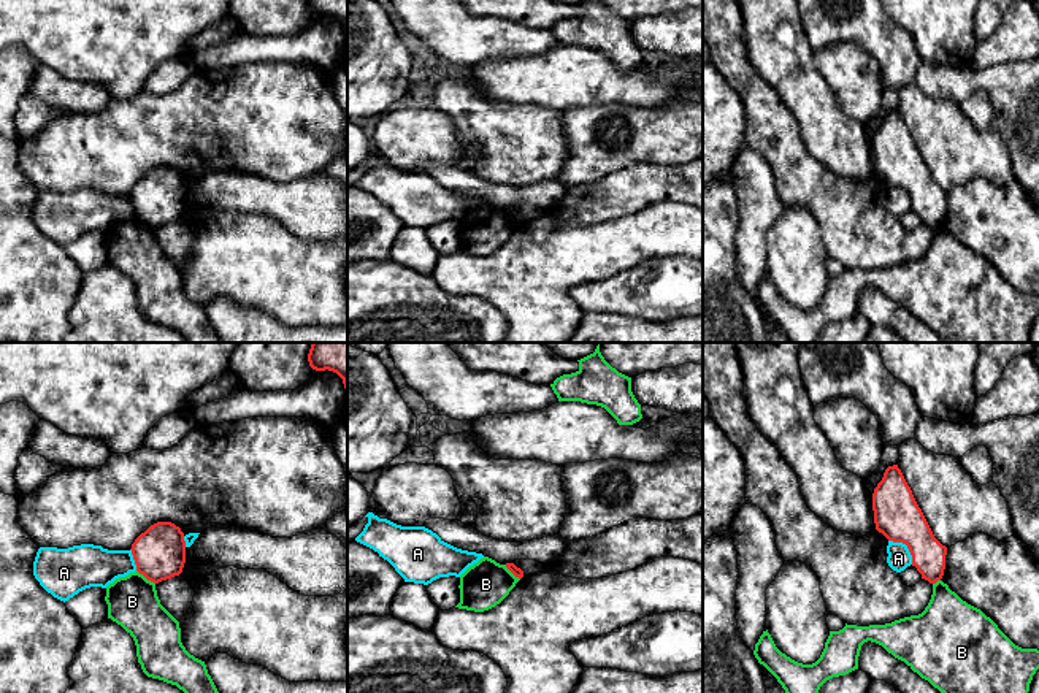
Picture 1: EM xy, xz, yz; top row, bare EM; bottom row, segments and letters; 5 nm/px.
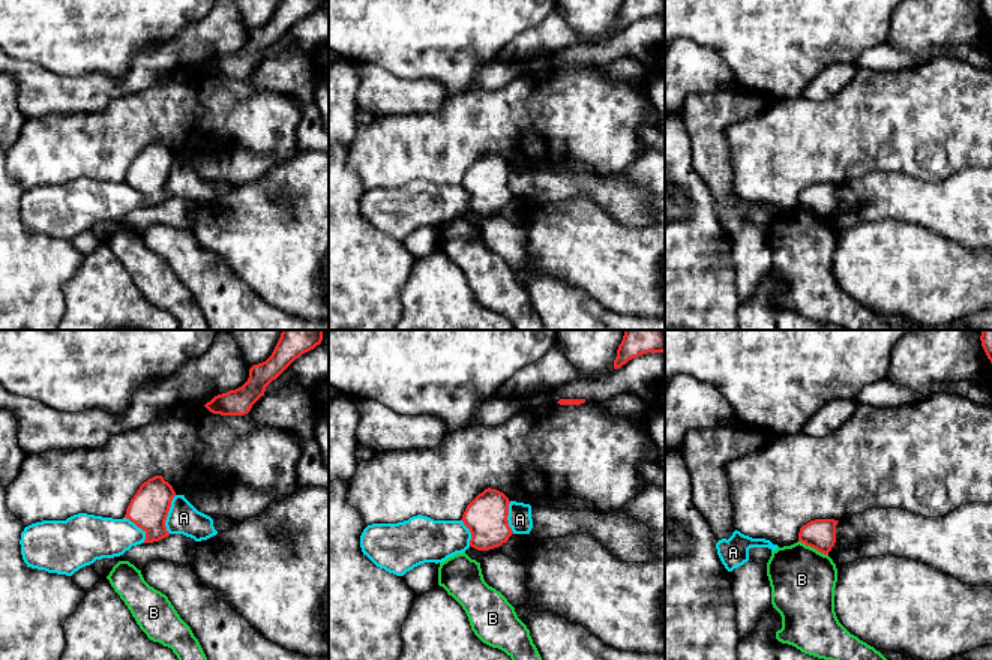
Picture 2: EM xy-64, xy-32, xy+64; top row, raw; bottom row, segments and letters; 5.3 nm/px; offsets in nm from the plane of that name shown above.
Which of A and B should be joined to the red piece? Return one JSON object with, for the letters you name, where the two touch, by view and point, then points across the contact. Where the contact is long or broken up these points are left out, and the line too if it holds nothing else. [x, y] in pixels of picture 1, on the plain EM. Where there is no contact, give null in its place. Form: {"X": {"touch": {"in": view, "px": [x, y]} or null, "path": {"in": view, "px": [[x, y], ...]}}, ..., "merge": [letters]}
{"merge": []}

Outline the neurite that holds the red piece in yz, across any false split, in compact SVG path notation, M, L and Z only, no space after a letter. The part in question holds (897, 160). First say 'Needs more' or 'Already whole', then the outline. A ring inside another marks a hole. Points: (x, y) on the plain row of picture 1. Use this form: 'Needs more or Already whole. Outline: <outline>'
Already whole. Outline: M898 109L888 111L872 138L876 174L903 187L922 224L936 228L945 214L947 192L933 179Z

